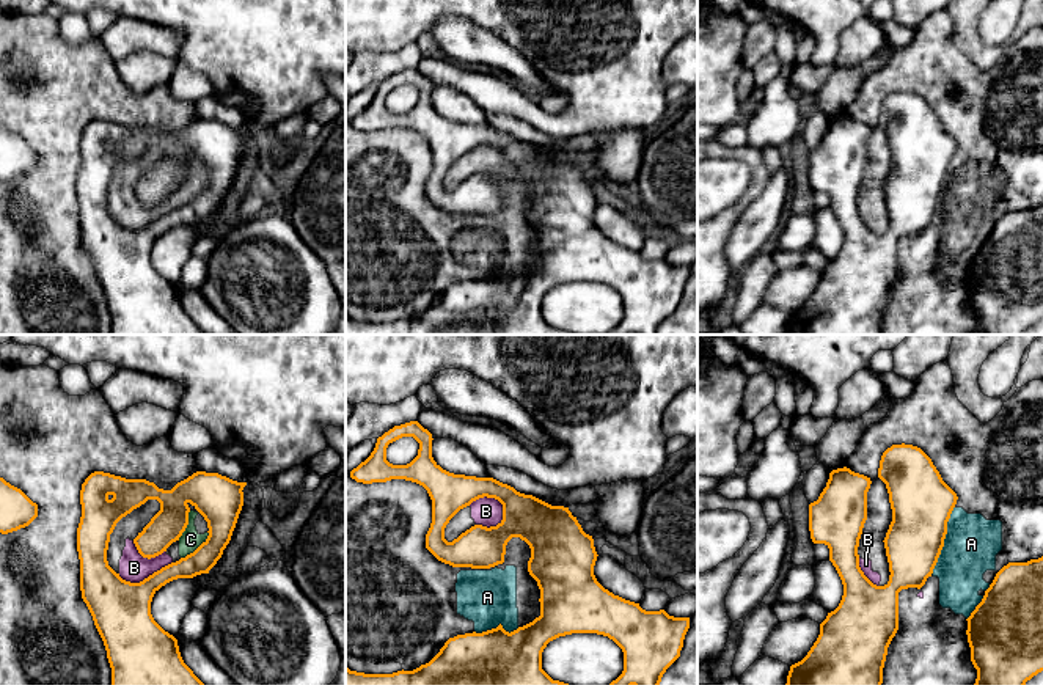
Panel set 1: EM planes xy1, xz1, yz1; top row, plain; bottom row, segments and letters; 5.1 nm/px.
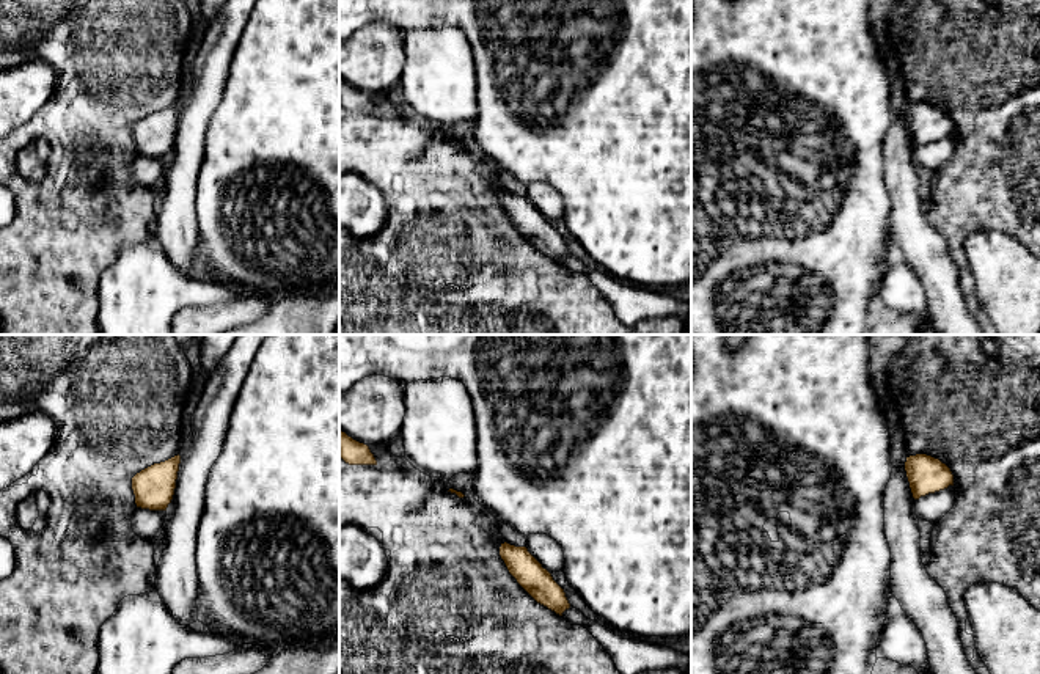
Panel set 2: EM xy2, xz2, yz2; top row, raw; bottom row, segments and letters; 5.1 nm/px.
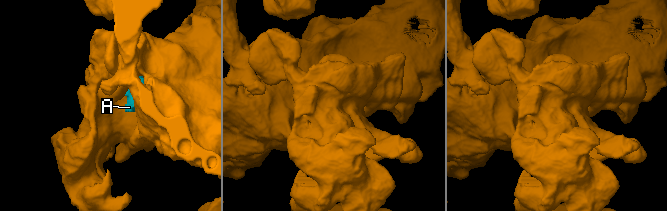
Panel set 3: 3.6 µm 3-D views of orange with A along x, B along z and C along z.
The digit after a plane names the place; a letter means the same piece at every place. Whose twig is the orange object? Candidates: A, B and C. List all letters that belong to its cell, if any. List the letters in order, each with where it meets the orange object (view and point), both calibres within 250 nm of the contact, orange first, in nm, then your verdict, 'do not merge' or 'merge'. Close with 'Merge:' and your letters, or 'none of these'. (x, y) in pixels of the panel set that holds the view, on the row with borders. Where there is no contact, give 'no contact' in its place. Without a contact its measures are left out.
A: contact yz1 (943, 541); calibres 320 and 280 nm; do not merge
B: contact xz1 (492, 497); calibres 220 and 140 nm; do not merge
C: contact xy1 (197, 549); calibres 200 and 100 nm; do not merge
Merge: none of these

